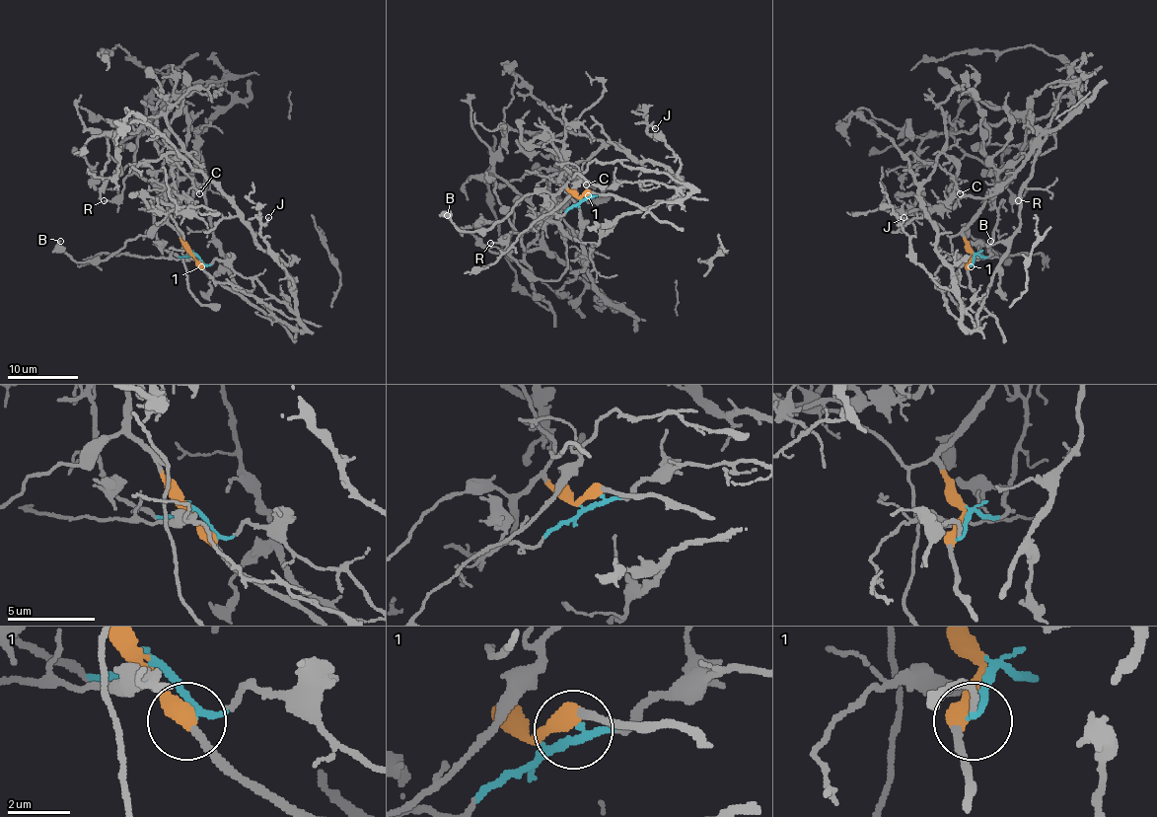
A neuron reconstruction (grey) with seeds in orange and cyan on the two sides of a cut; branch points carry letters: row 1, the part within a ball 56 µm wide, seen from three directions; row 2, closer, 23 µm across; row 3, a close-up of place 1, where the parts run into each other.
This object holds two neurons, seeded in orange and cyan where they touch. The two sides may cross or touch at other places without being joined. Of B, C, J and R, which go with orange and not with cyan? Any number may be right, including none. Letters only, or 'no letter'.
B, C, J, R

